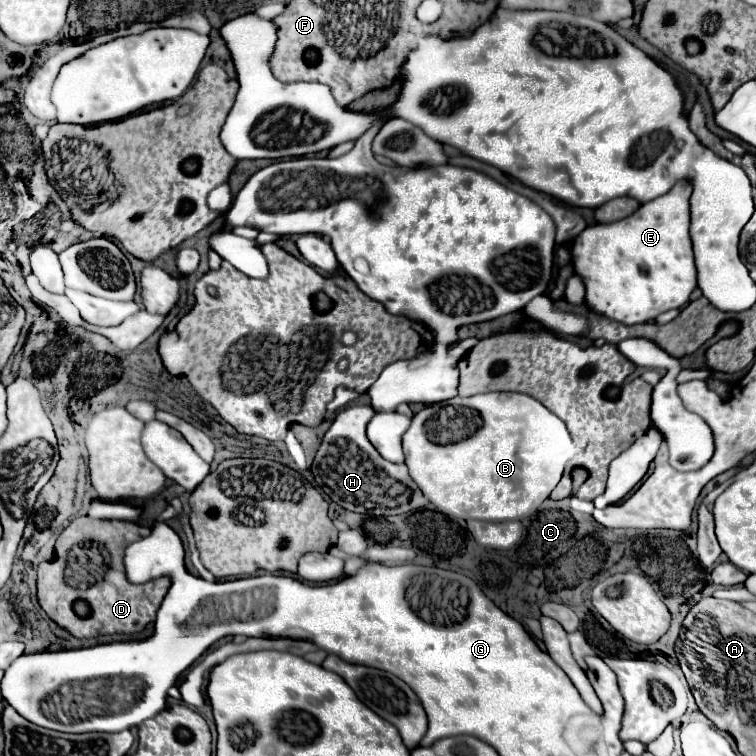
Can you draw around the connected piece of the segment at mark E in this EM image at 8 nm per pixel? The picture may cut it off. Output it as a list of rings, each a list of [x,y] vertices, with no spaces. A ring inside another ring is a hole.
[[[679,180],[667,194],[647,204],[641,204],[639,210],[633,212],[631,216],[611,224],[587,226],[573,240],[571,246],[573,266],[587,286],[585,302],[595,312],[623,324],[639,324],[639,322],[651,322],[667,310],[683,308],[683,304],[689,302],[689,294],[697,286],[697,272],[689,240],[689,196],[691,196],[691,182]]]

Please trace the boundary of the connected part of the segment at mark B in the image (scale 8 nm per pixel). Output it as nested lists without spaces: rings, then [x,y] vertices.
[[[487,392],[487,394],[469,396],[469,398],[455,396],[447,402],[425,406],[419,414],[413,416],[411,428],[403,436],[403,452],[405,452],[405,464],[409,468],[411,478],[415,480],[419,490],[427,496],[427,500],[439,512],[443,512],[451,520],[471,520],[473,518],[473,520],[485,520],[485,522],[505,522],[505,520],[523,520],[527,516],[531,516],[531,512],[535,512],[541,506],[541,502],[545,498],[549,498],[551,490],[561,480],[561,474],[563,474],[567,460],[573,456],[573,442],[571,442],[571,436],[569,436],[565,422],[561,422],[553,412],[549,412],[535,398],[531,398],[527,394],[519,394],[519,392]]]

